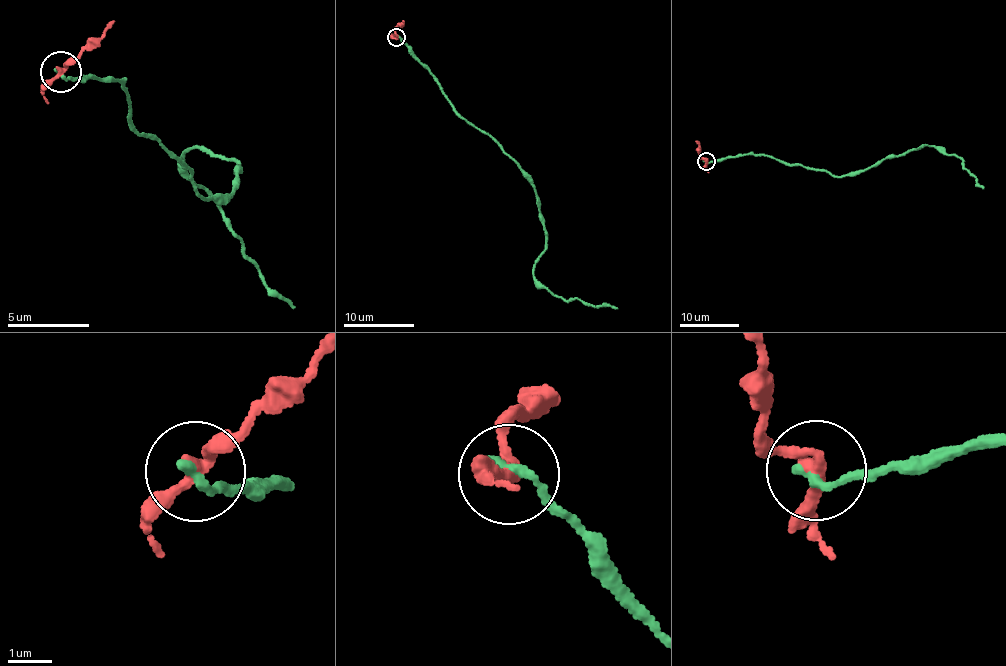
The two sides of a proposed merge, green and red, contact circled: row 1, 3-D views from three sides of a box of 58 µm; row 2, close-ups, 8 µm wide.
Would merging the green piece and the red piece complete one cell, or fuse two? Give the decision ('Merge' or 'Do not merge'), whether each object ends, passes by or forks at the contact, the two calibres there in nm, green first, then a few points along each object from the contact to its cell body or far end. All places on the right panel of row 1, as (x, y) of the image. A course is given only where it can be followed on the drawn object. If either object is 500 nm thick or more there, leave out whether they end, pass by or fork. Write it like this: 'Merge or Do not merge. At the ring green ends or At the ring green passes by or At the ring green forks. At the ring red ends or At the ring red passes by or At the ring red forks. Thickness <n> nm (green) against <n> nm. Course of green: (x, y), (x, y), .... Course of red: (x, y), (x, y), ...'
Do not merge. At the ring green ends. At the ring red passes by. Thickness 240 nm (green) against 260 nm. Course of green: (707, 161), (767, 154), (835, 176), (854, 175), (924, 144), (963, 161), (983, 188). Course of red: (707, 161), (701, 158), (695, 141)

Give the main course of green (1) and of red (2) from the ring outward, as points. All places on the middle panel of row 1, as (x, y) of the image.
1: (396, 37), (434, 75), (462, 116), (528, 177), (546, 238), (533, 279), (567, 301), (617, 308)
2: (396, 37), (395, 31), (401, 27), (403, 20)

